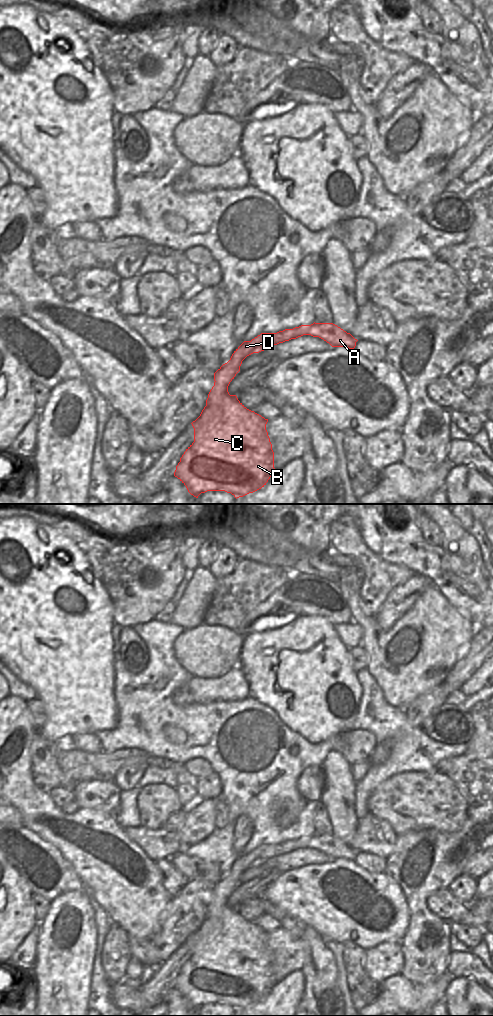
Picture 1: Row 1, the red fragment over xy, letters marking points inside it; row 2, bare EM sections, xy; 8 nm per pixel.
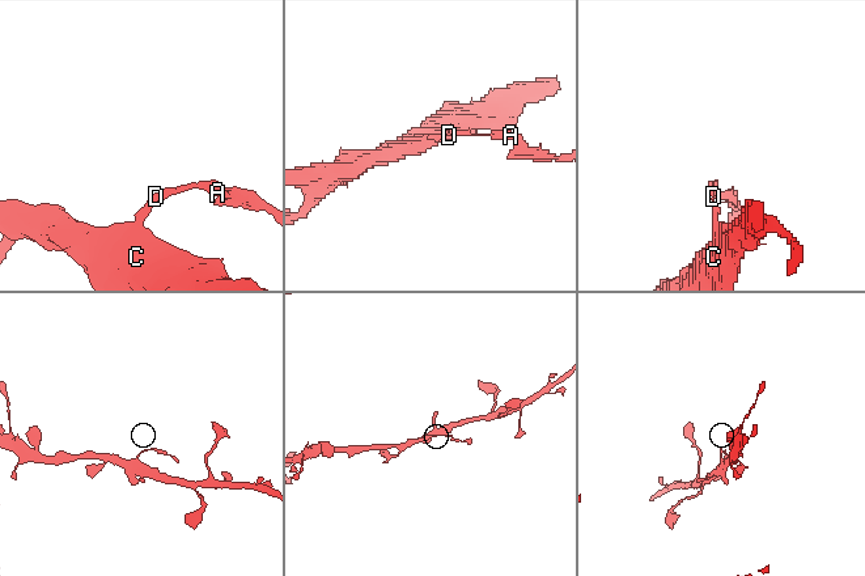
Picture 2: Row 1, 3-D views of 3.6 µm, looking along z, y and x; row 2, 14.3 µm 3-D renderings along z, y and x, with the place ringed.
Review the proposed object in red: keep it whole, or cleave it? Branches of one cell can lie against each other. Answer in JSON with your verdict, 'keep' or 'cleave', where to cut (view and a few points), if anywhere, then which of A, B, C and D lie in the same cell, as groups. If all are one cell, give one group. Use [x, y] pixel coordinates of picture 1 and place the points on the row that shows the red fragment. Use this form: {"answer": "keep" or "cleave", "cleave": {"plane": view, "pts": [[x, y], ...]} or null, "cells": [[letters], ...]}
{"answer": "cleave", "cleave": {"plane": "xy", "pts": [[214, 382], [217, 394], [229, 394]]}, "cells": [["A", "D"], ["B", "C"]]}

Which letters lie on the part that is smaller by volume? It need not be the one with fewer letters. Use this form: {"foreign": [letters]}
{"foreign": ["A", "D"]}

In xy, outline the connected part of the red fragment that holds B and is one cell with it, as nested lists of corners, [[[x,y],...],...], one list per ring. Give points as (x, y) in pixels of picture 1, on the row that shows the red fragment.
[[[214,382],[206,406],[191,423],[194,442],[180,458],[174,476],[196,498],[207,491],[225,491],[237,499],[261,489],[276,472],[267,422],[268,419],[247,409],[236,395],[217,395]]]

